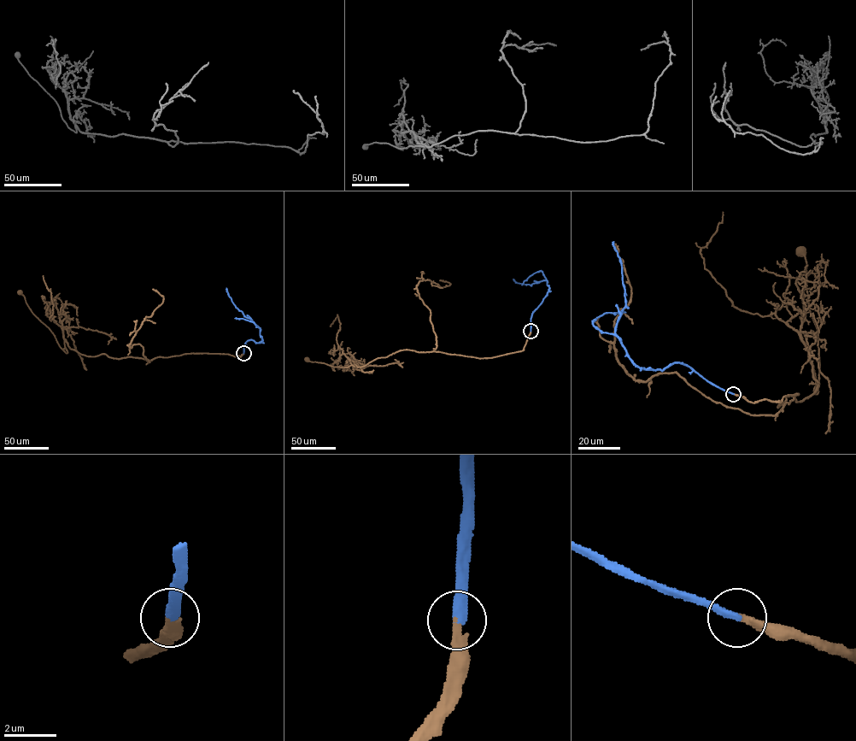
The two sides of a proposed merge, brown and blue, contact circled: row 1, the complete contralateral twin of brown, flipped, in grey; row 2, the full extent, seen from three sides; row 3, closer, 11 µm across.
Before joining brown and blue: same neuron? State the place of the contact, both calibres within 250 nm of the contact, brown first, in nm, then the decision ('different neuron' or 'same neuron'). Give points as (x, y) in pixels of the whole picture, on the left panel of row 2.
at (243, 353); 320 nm thick on the brown side, 340 nm on the other; same neuron

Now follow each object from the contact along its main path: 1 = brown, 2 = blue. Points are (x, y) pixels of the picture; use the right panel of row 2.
1: (733, 394), (798, 394), (782, 410), (817, 390), (812, 364), (818, 391), (800, 250)
2: (733, 394), (679, 362), (662, 370), (643, 368), (629, 356), (615, 333), (625, 299), (621, 261), (612, 242)

